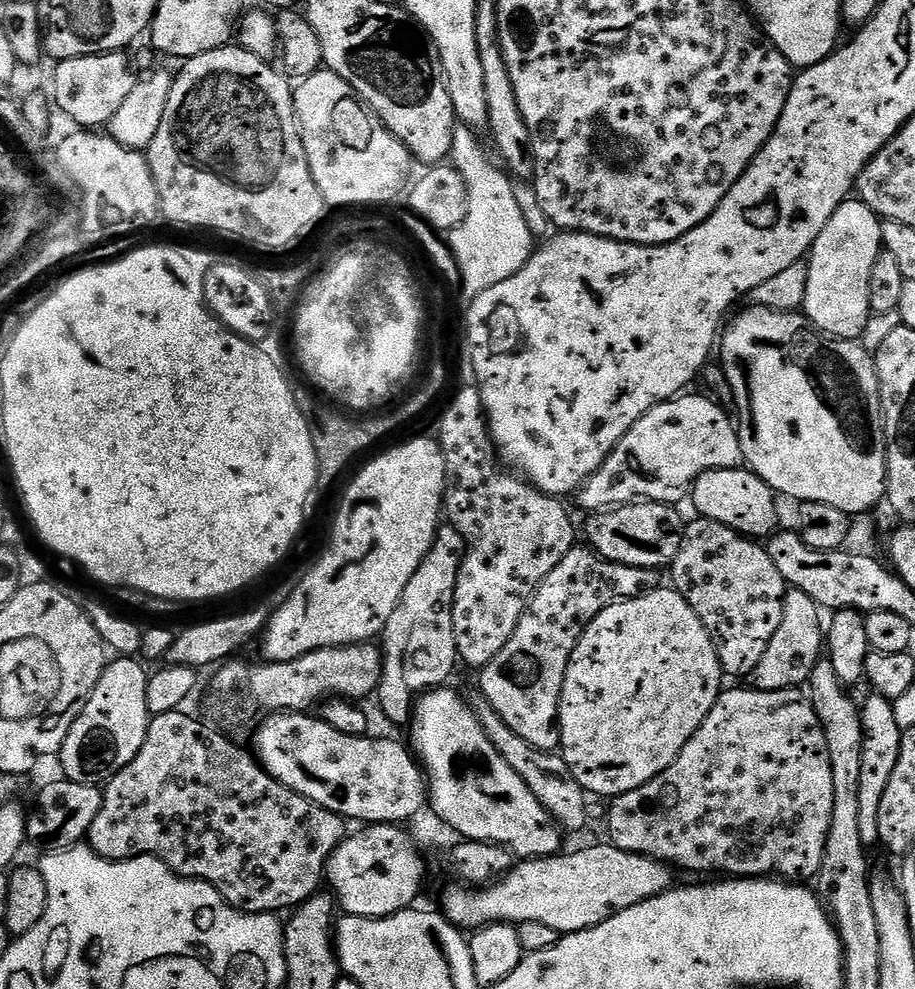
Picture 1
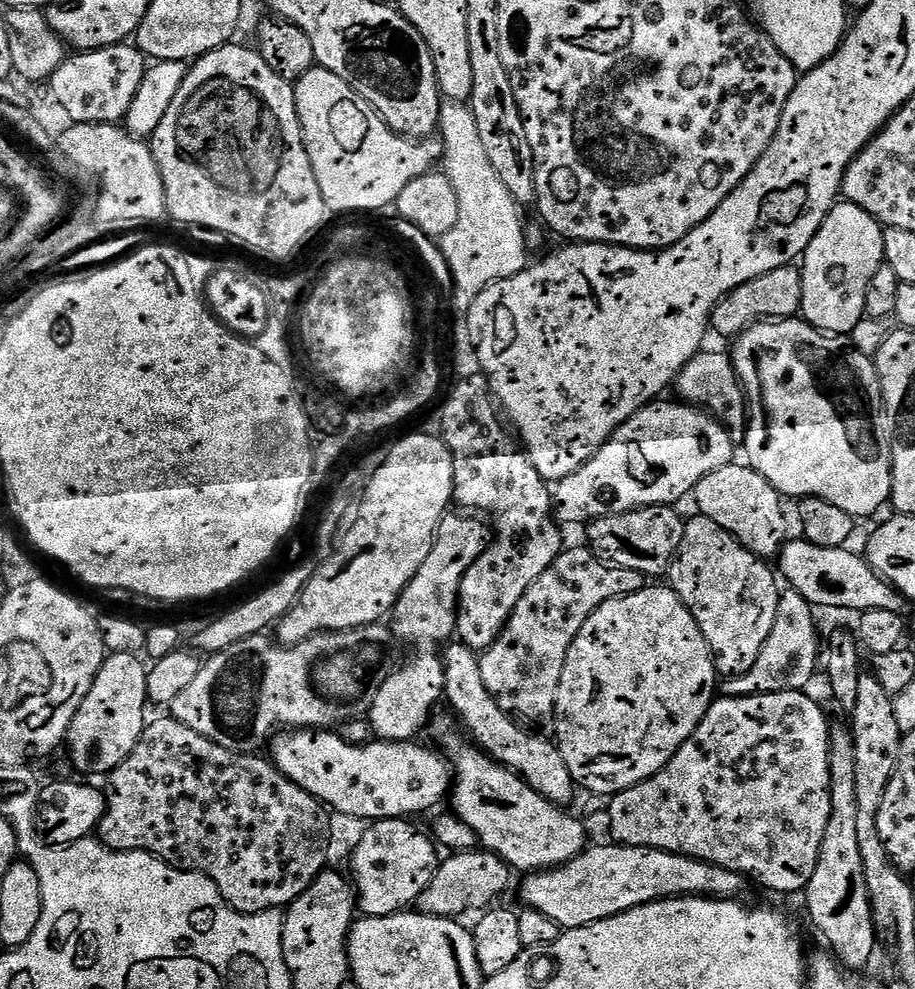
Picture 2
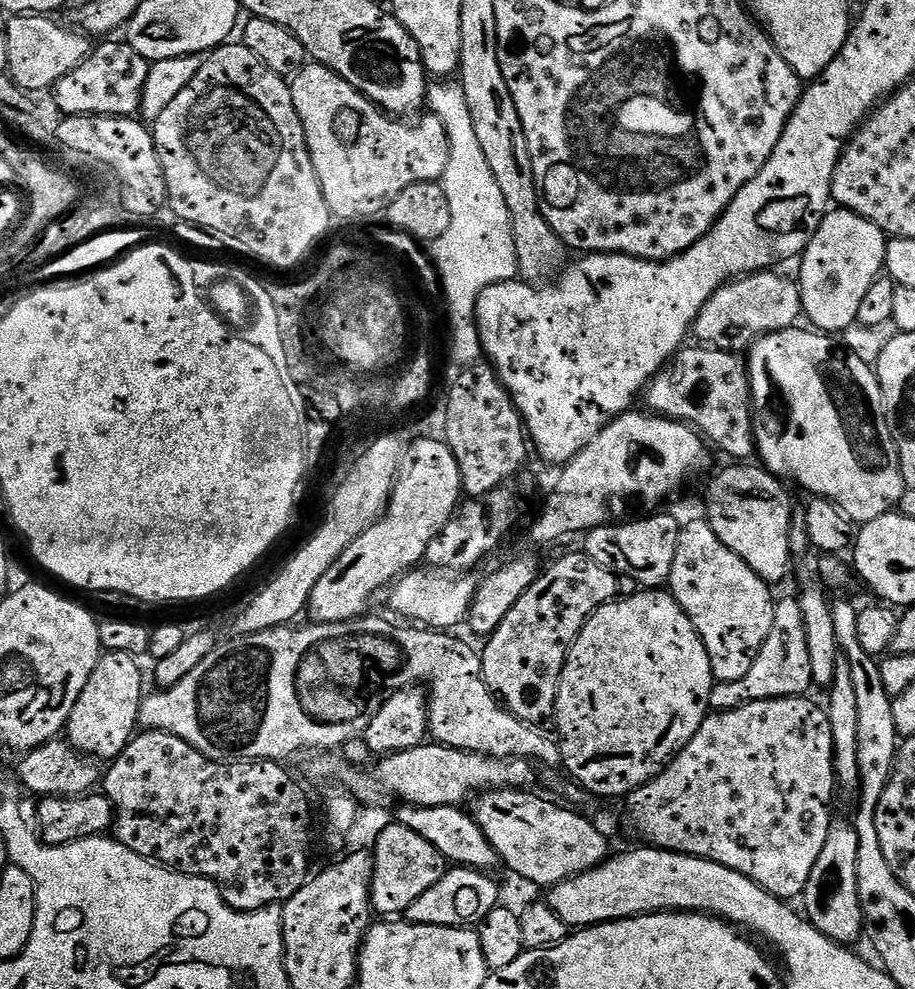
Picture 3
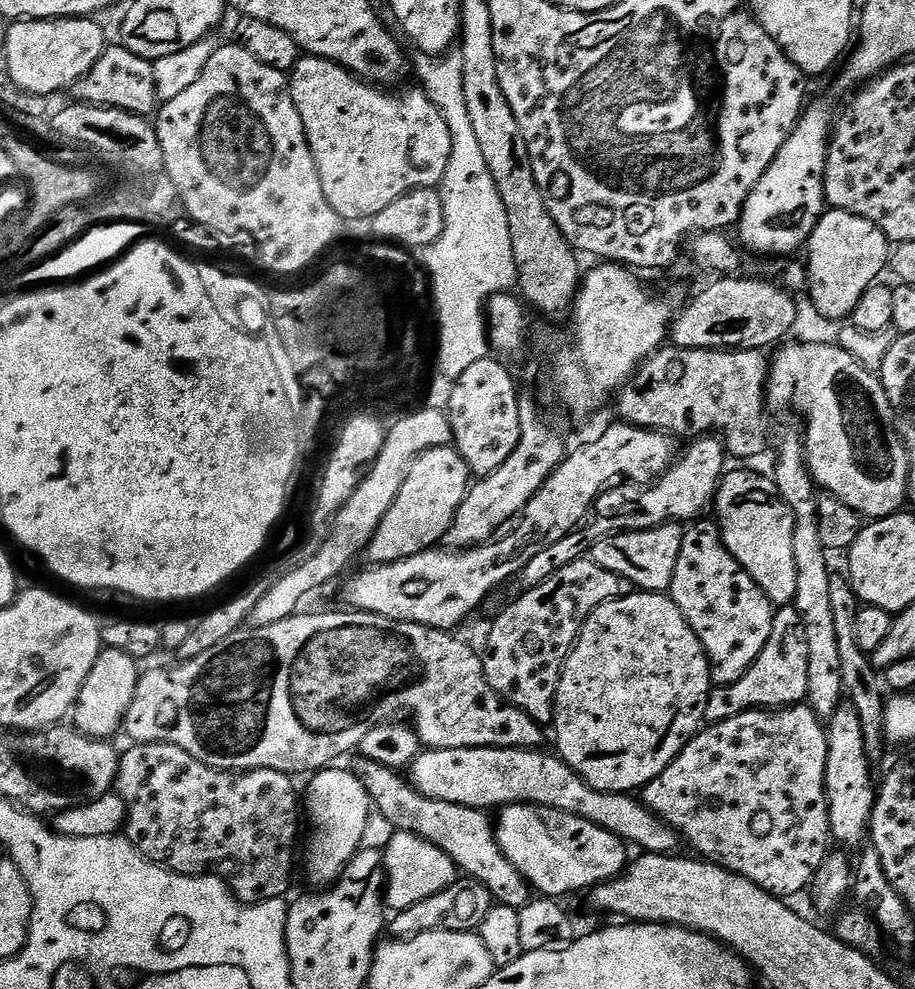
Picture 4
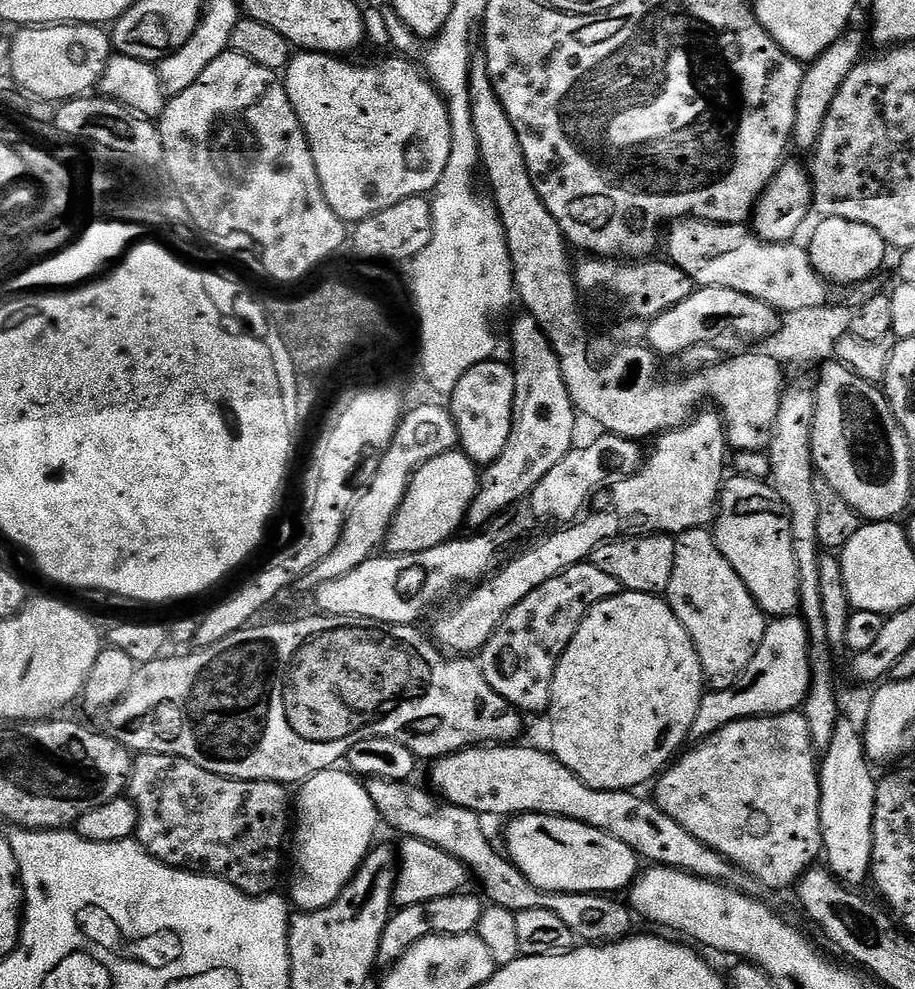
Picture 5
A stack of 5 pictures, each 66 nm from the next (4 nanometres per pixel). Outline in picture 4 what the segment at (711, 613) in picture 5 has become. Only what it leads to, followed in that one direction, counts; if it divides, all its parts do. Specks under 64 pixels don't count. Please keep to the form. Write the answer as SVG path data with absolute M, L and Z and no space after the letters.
M704 522L693 523L684 529L682 554L678 554L678 566L674 566L670 595L678 610L682 610L694 634L698 634L702 642L712 671L713 685L733 684L738 682L738 678L742 678L742 674L746 674L746 670L750 670L750 666L754 666L758 654L762 654L762 646L770 642L774 605L770 602L770 598L766 598L758 582L754 582L754 578L746 574L746 570L734 558L734 554L726 550L719 527L712 522L700 523Z

